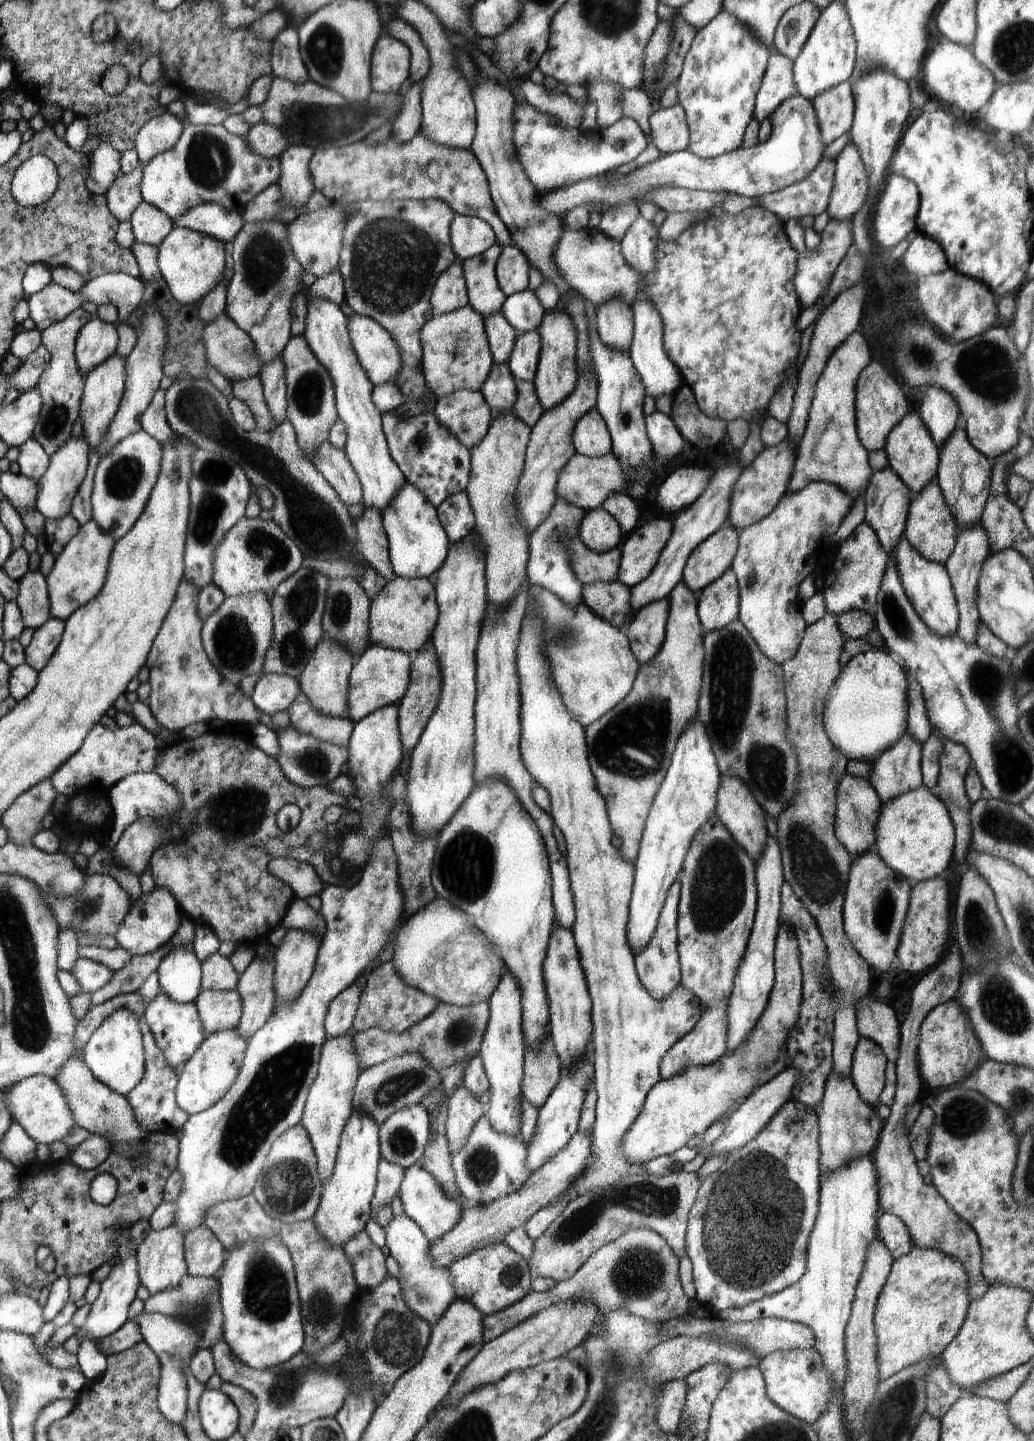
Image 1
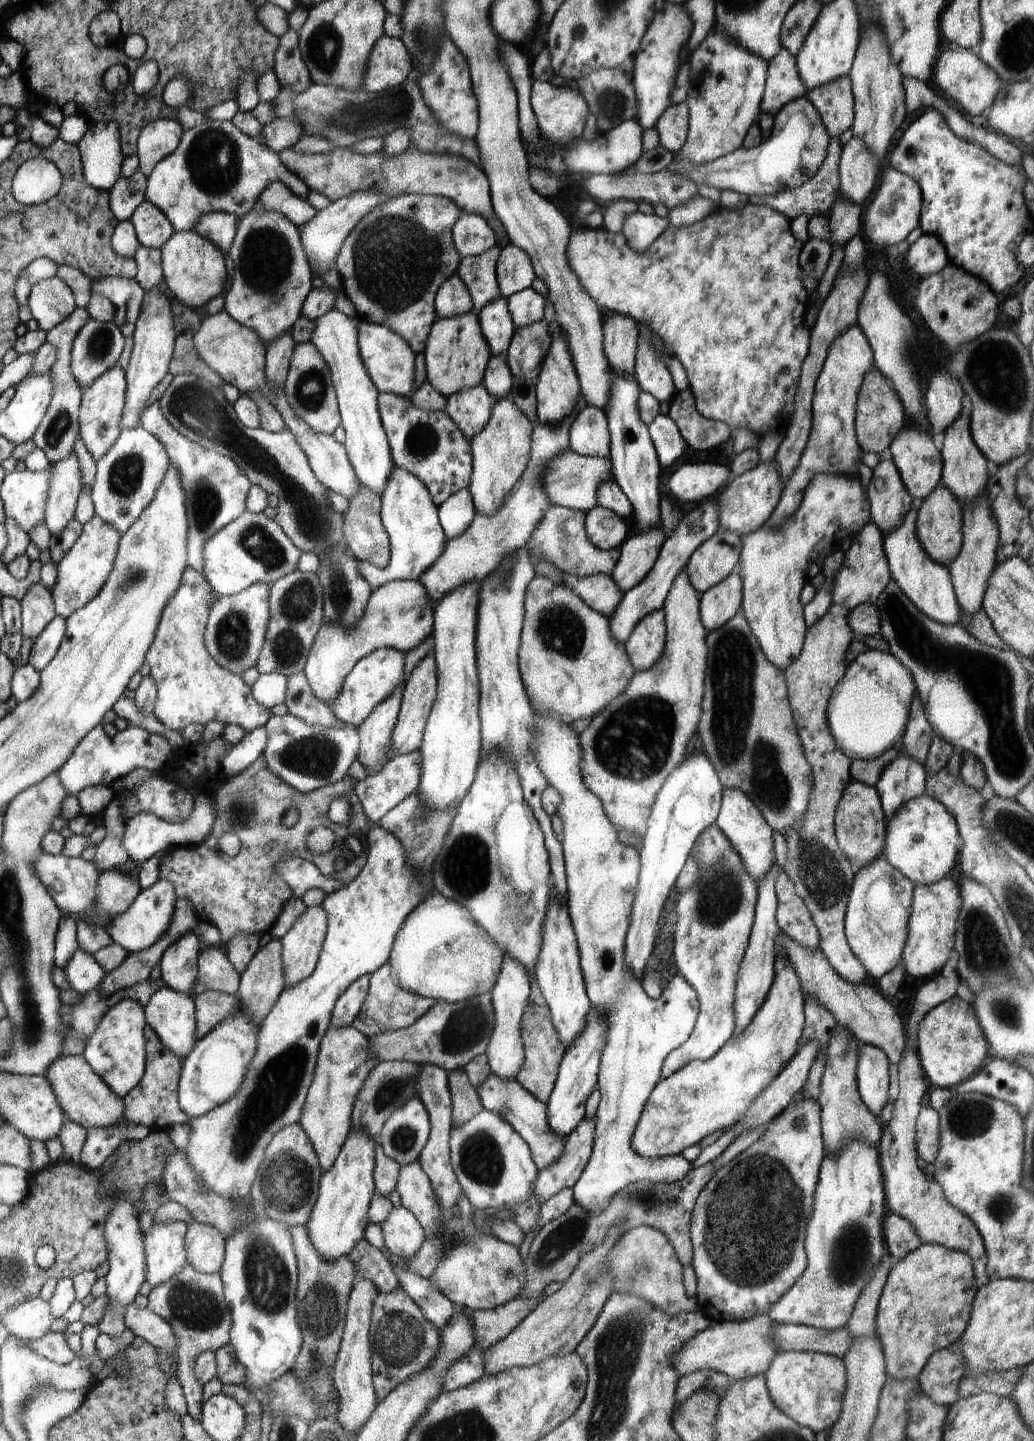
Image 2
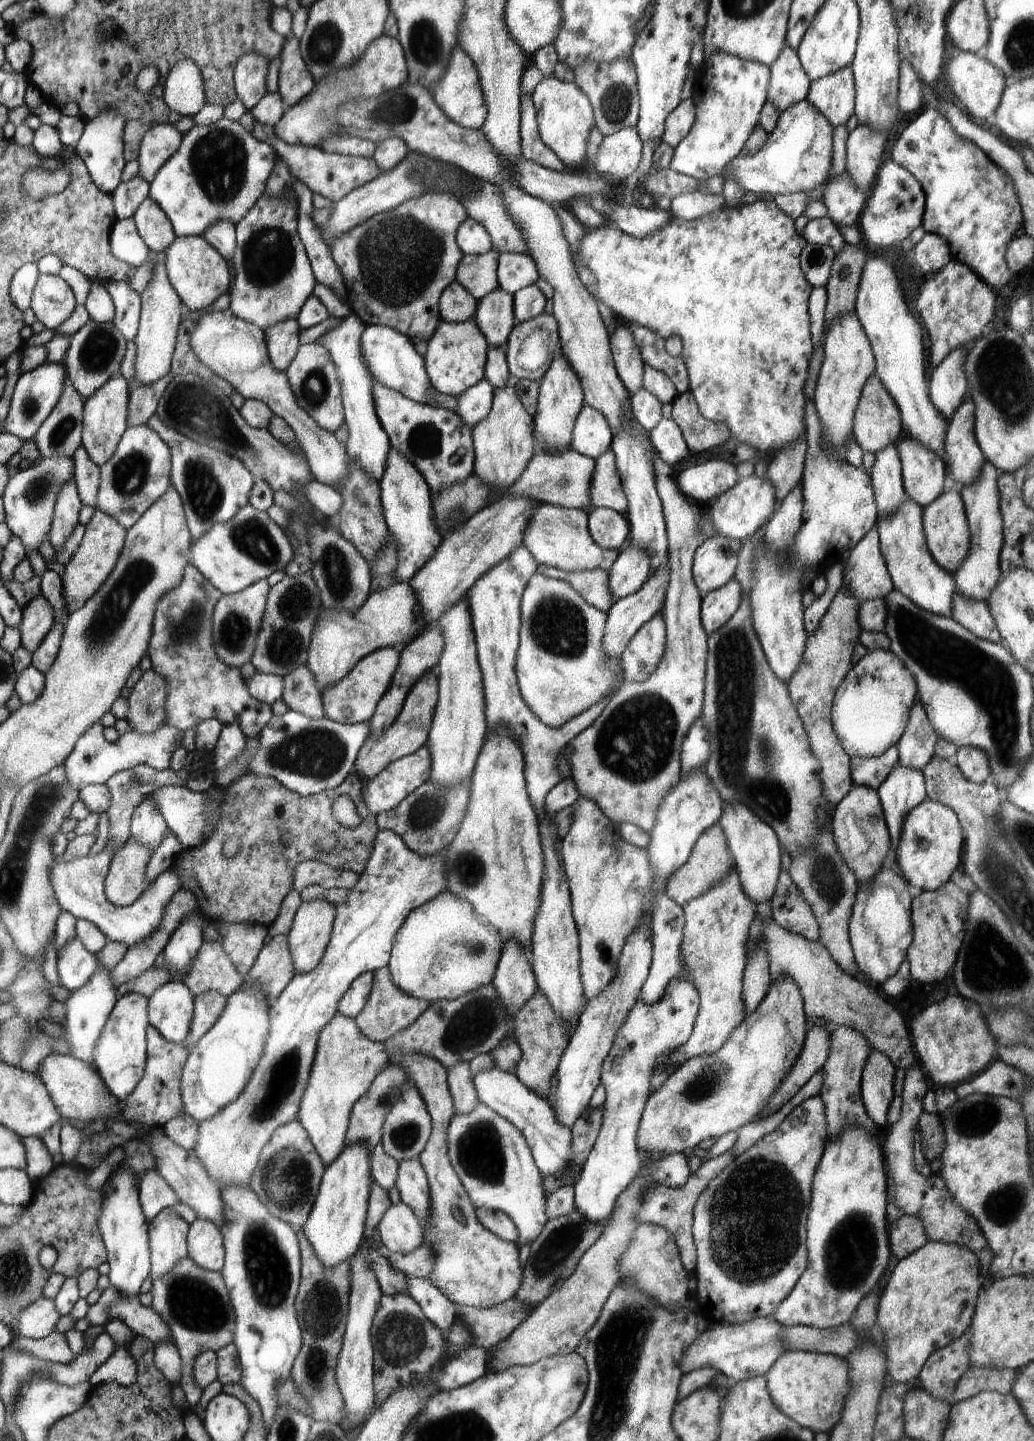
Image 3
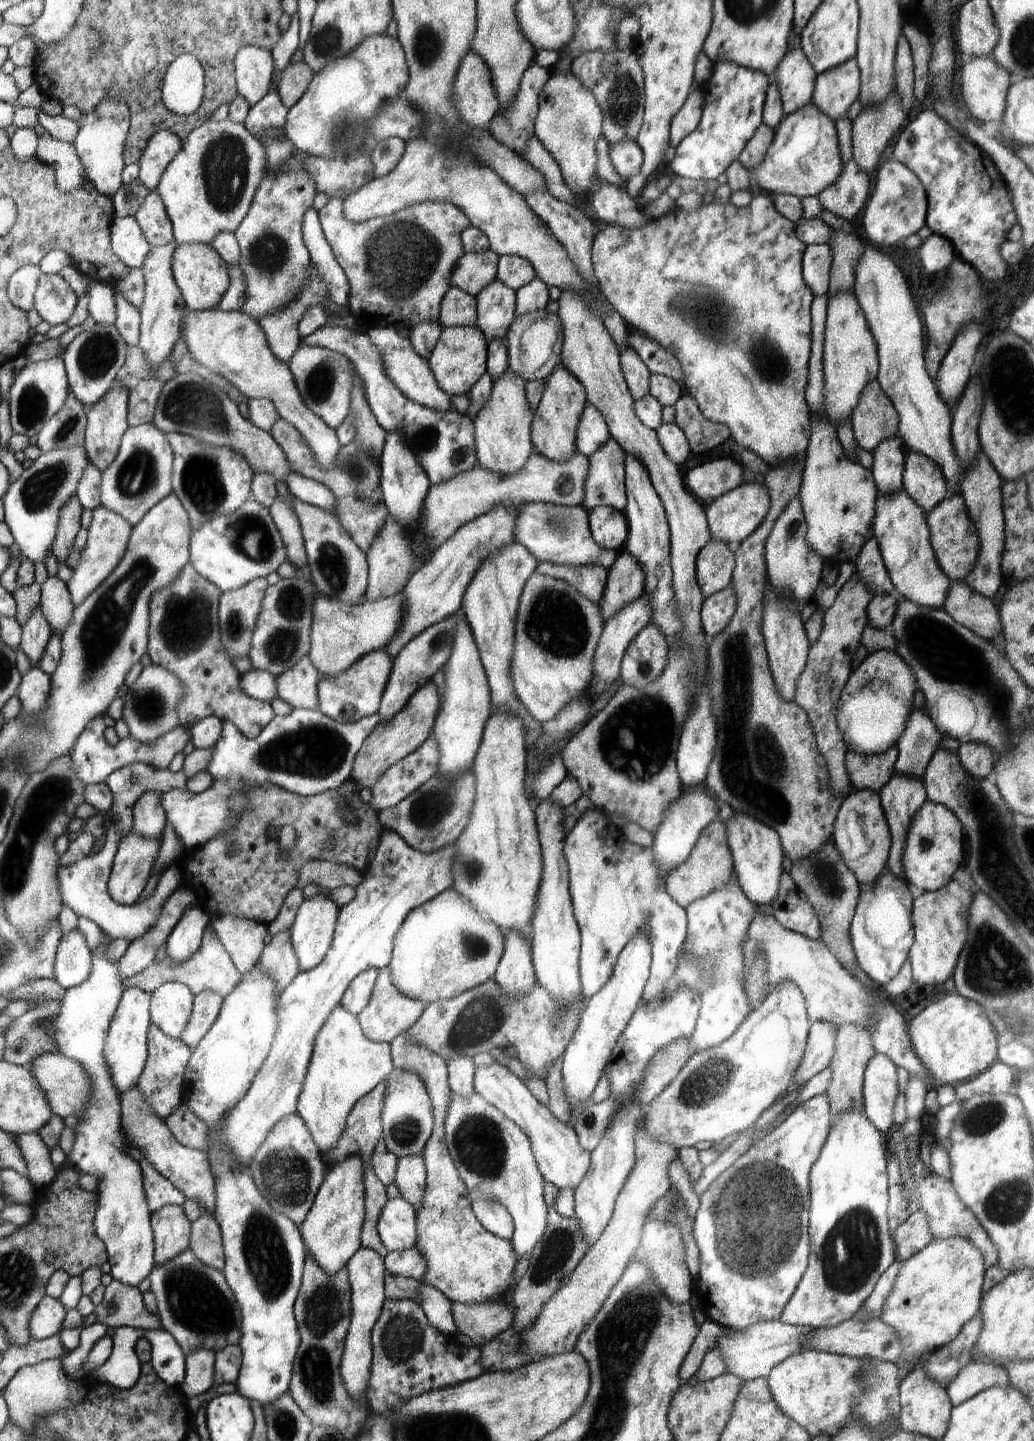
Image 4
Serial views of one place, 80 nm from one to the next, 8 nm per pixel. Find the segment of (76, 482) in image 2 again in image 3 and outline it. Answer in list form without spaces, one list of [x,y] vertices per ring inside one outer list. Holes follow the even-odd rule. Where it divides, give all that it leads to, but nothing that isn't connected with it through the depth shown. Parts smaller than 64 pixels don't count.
[[[75,478],[64,486],[58,494],[57,503],[54,504],[53,527],[50,528],[50,544],[54,551],[62,550],[66,540],[73,535],[74,528],[79,524],[79,513],[82,504],[78,497]]]

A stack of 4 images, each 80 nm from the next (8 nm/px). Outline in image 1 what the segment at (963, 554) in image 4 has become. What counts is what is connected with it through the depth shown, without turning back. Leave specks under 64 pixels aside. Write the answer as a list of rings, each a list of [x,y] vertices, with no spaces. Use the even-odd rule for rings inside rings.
[[[932,480],[920,493],[914,494],[903,536],[922,556],[944,565],[955,547],[958,530],[953,510],[945,501],[942,489],[936,481]]]

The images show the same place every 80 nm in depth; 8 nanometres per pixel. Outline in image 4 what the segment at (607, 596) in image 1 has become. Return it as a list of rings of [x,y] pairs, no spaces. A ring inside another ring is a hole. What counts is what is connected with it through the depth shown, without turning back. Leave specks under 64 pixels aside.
[[[540,562],[538,573],[553,577],[556,580],[564,580],[578,590],[587,600],[599,605],[605,598],[606,572],[600,566],[570,567],[552,562]]]

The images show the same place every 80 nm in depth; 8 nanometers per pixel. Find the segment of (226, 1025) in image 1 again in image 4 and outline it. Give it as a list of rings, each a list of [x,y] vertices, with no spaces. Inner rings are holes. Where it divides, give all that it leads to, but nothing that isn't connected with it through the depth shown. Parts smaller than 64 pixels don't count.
[[[203,991],[201,995],[196,995],[193,1008],[193,1018],[190,1019],[189,1028],[182,1036],[191,1050],[198,1047],[207,1031],[212,1027],[221,1016],[221,1008],[225,1004],[225,998],[218,992]]]

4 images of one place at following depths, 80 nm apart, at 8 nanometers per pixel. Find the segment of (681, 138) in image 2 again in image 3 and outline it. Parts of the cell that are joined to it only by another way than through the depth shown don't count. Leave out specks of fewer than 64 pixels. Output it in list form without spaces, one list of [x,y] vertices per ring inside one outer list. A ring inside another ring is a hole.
[[[691,98],[682,100],[664,120],[662,141],[676,149],[678,144],[692,131],[696,123],[696,115],[695,102]]]

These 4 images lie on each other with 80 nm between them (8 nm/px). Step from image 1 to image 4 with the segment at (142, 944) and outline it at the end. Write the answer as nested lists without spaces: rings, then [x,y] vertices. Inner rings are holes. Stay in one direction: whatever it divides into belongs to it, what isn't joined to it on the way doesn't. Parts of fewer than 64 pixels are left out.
[[[112,819],[112,824],[108,826],[106,832],[106,842],[104,842],[101,850],[96,854],[82,858],[76,864],[62,866],[60,880],[62,897],[66,902],[66,906],[70,906],[76,912],[77,917],[86,916],[88,920],[98,924],[104,934],[111,940],[126,938],[128,942],[132,942],[138,936],[142,936],[156,922],[162,902],[183,883],[184,861],[182,857],[177,859],[163,872],[154,895],[148,900],[139,905],[117,904],[109,893],[108,885],[109,877],[112,875],[113,861],[116,859],[118,848],[124,837],[125,833],[122,832],[122,828],[118,828],[118,825],[114,824]]]

